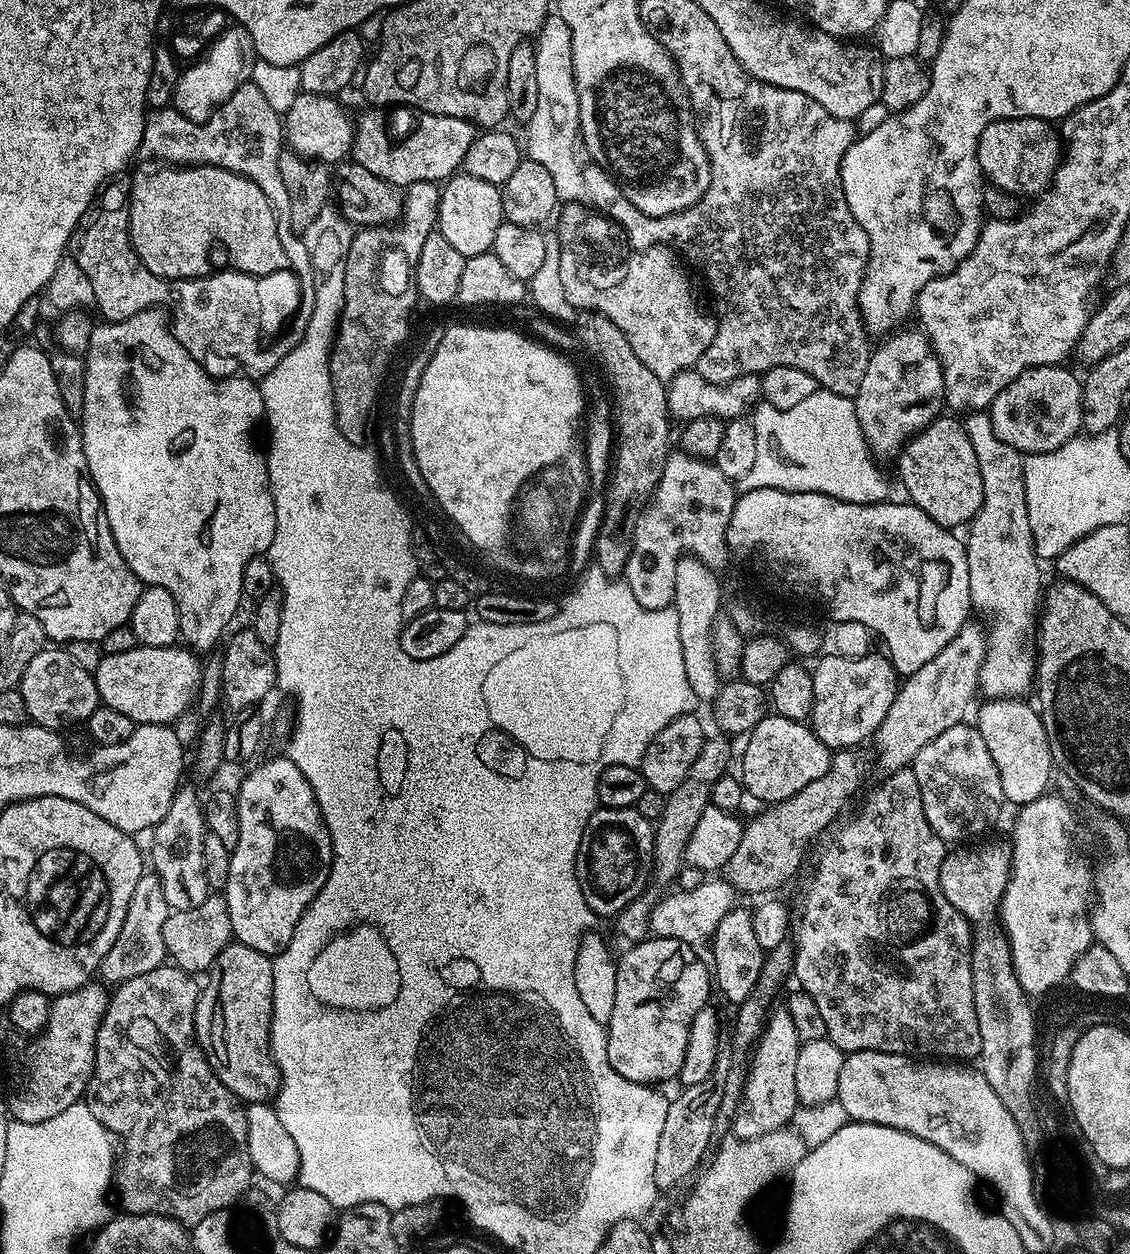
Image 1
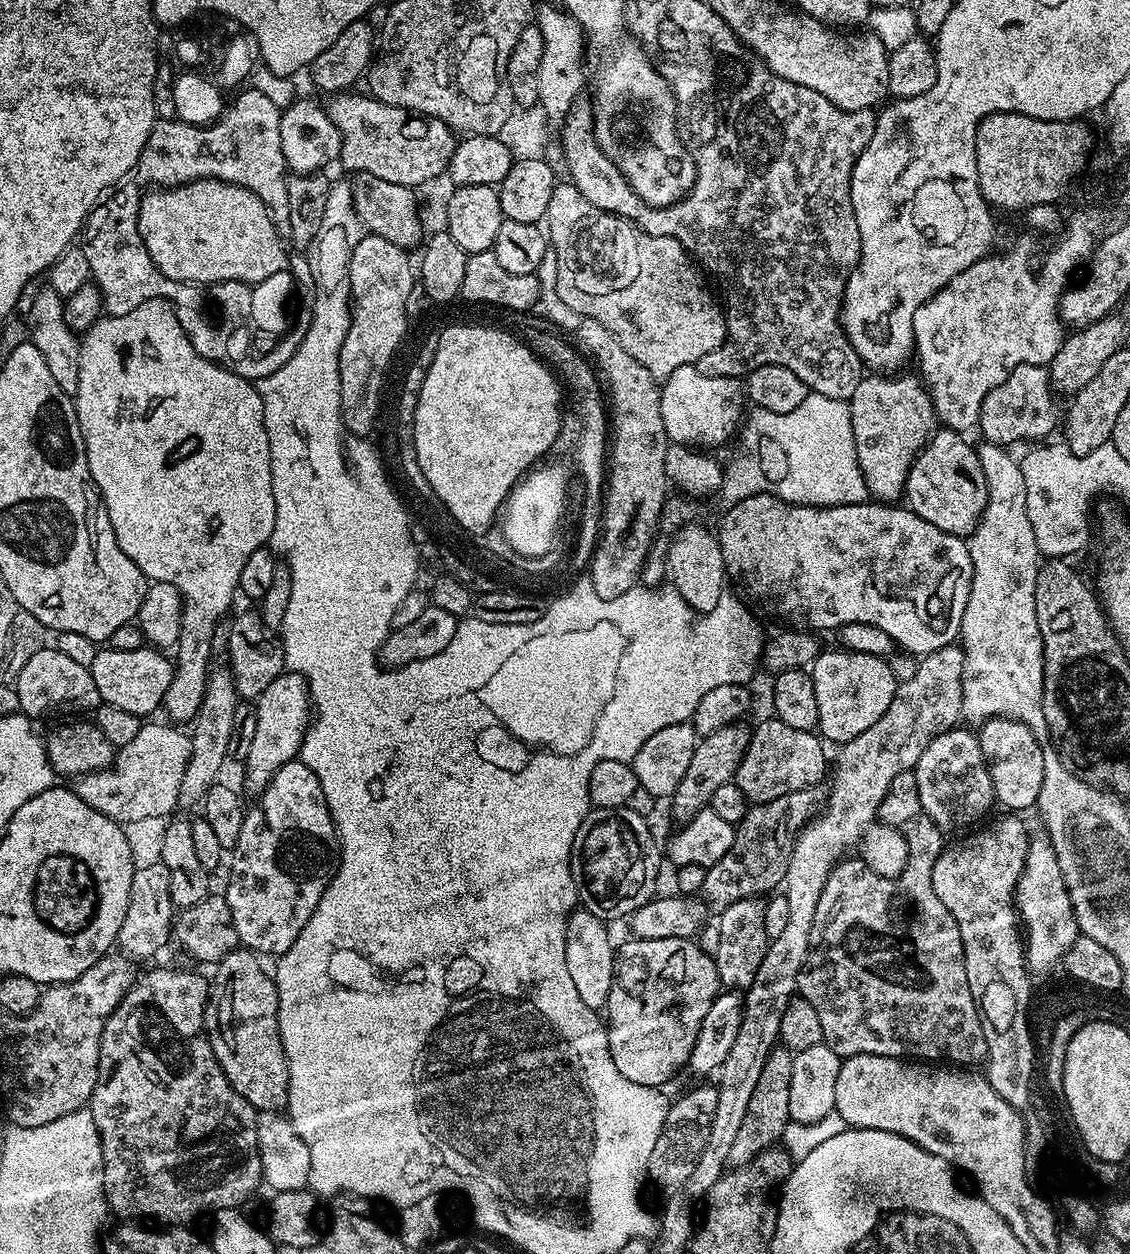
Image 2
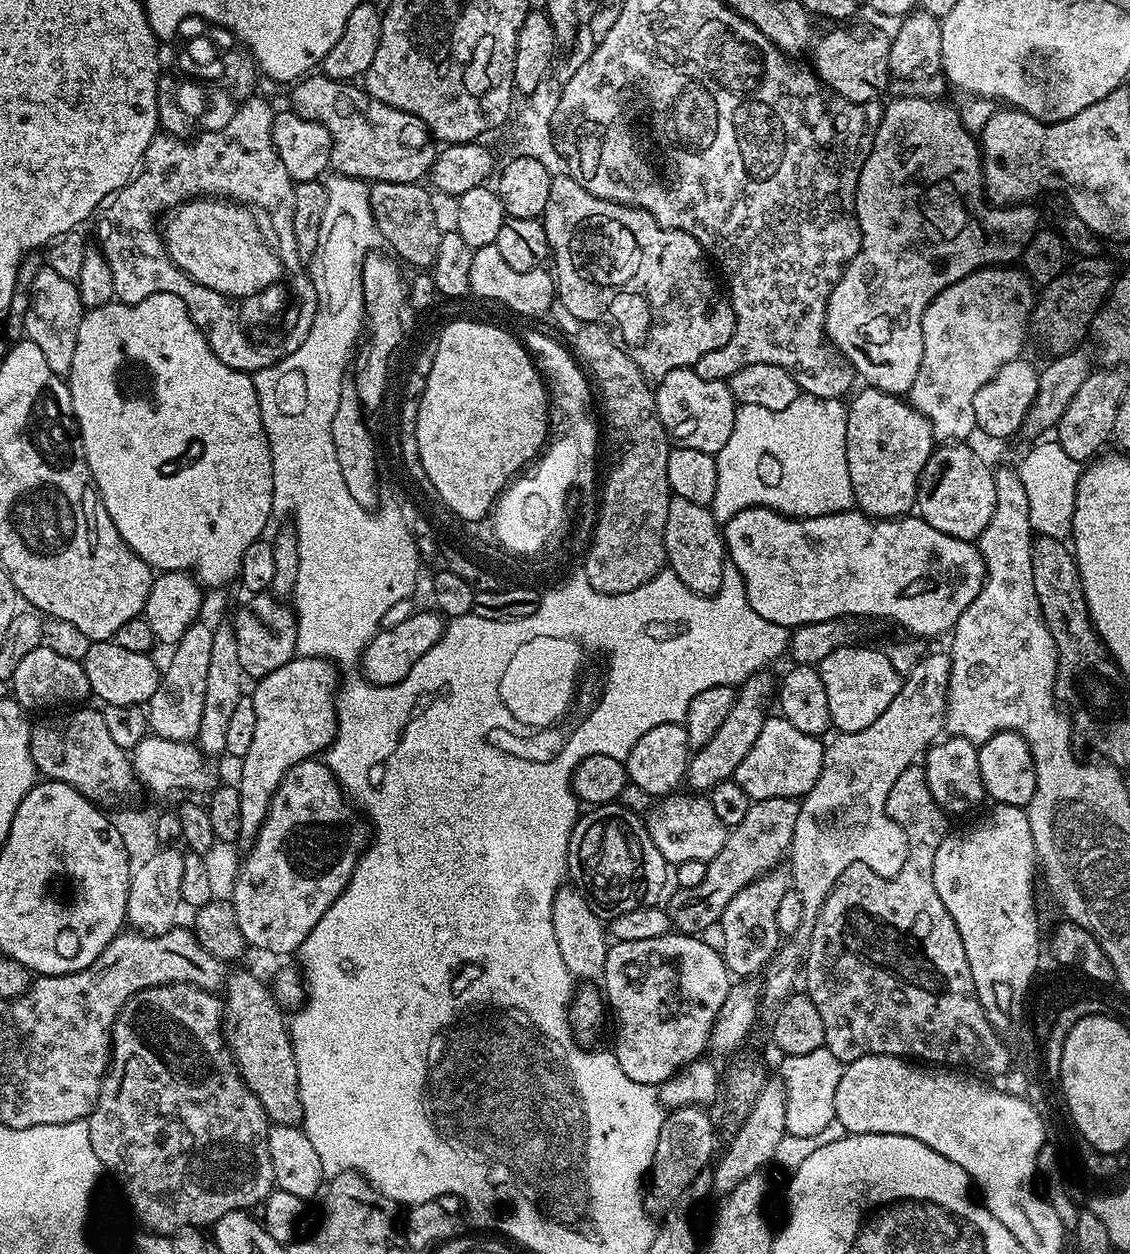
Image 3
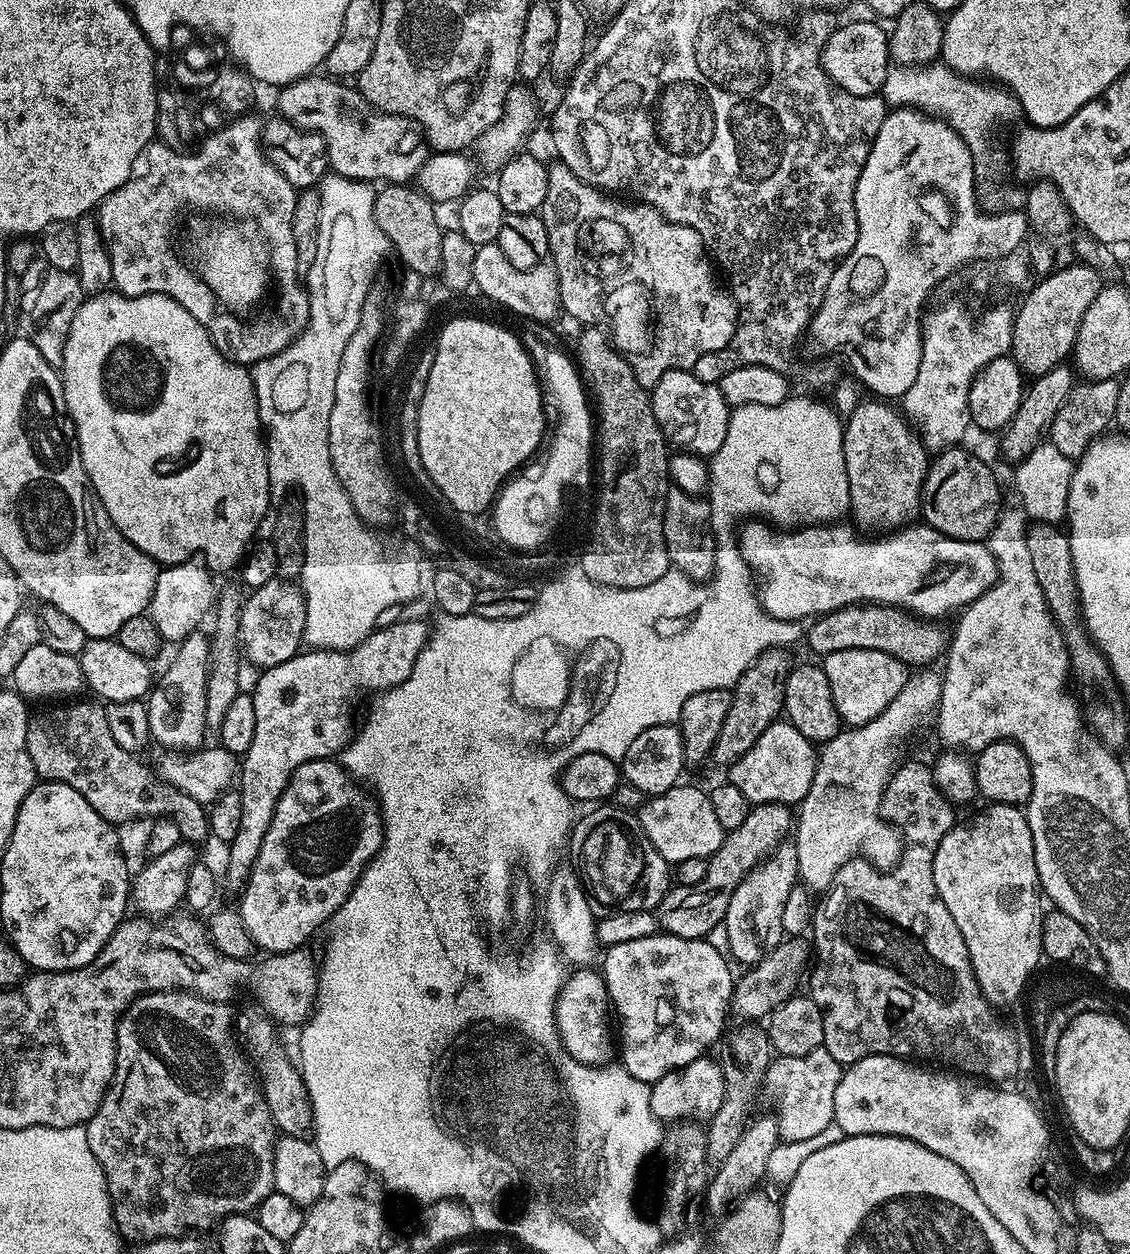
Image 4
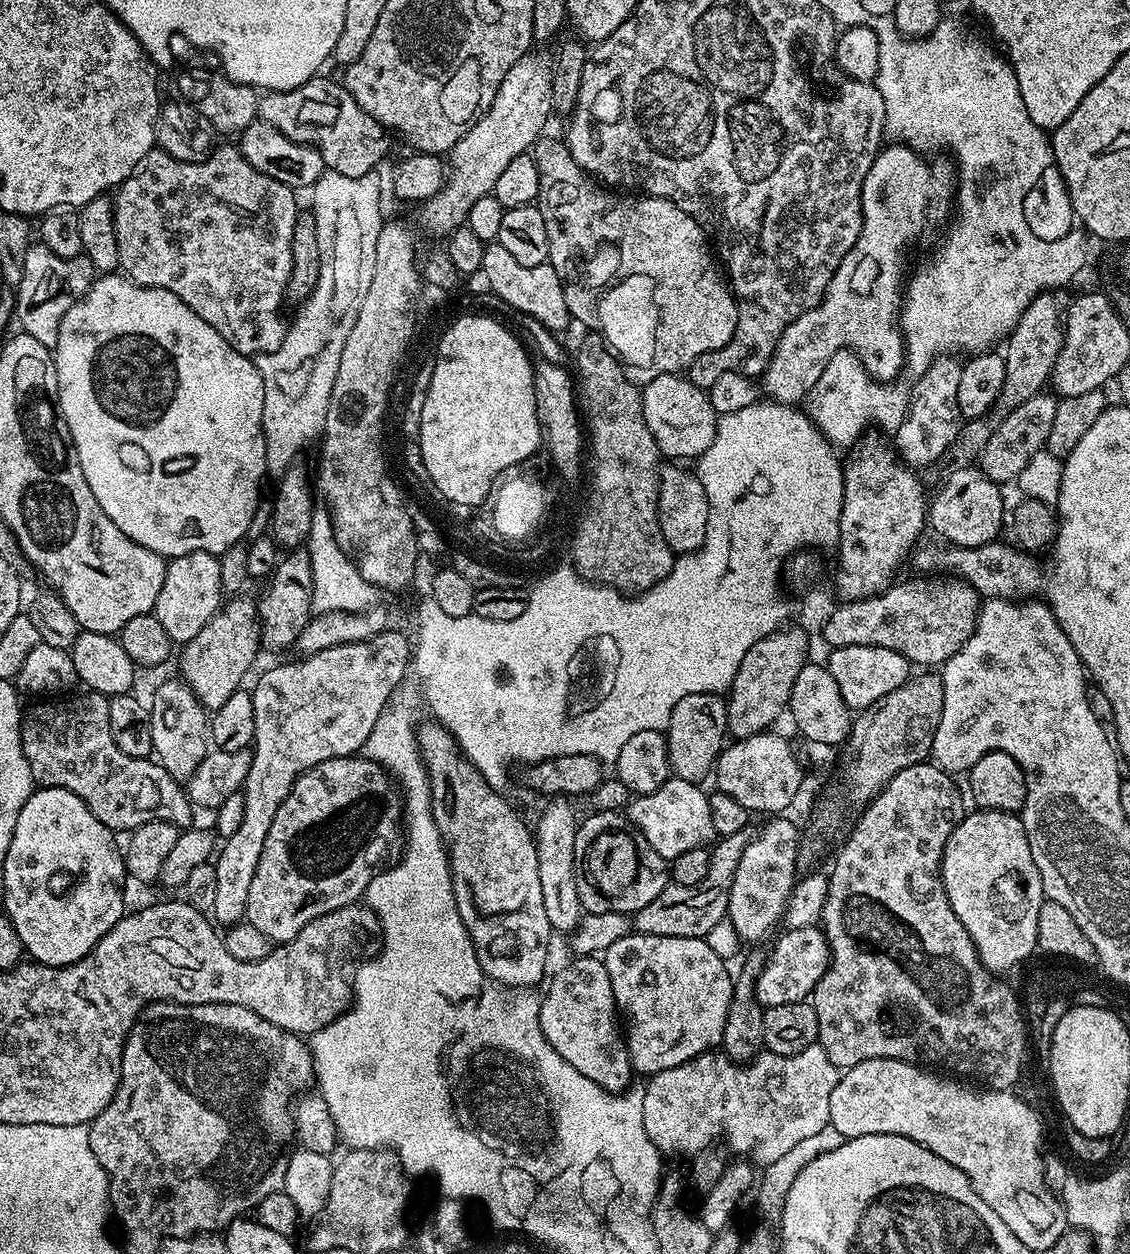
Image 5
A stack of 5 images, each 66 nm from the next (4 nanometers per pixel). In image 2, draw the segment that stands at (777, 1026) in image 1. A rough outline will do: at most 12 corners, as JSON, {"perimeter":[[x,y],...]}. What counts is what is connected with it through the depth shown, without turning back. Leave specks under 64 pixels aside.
{"perimeter":[[793,1053],[762,1066],[729,1165],[748,1164],[790,1122]]}

